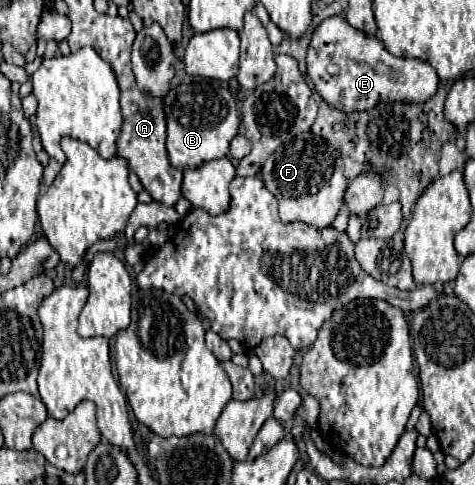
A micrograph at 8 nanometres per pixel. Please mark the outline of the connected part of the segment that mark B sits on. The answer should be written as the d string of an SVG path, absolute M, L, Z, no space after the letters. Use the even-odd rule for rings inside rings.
M181 66L165 96L167 114L167 152L175 168L197 168L207 160L225 158L229 154L229 142L239 130L239 112L229 88L215 80L189 76Z

